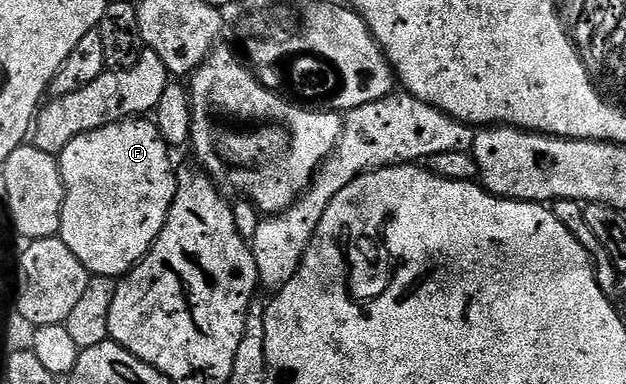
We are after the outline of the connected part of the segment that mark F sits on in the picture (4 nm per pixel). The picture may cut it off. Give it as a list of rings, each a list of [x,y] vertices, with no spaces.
[[[149,119],[116,121],[102,129],[79,135],[59,155],[65,202],[61,212],[61,241],[71,247],[75,259],[94,277],[120,279],[134,269],[157,241],[167,223],[177,190],[175,165],[169,162],[169,146]]]

